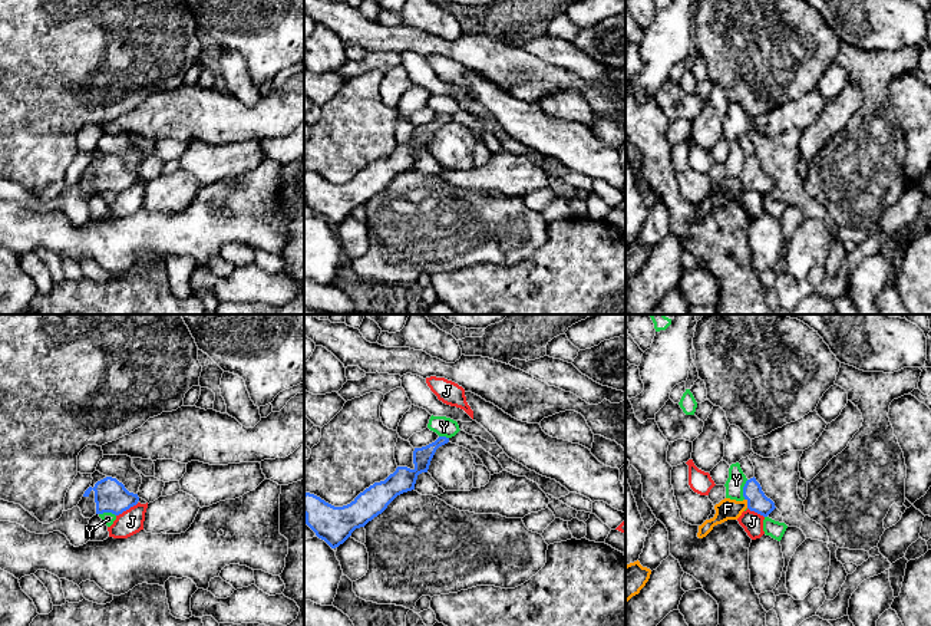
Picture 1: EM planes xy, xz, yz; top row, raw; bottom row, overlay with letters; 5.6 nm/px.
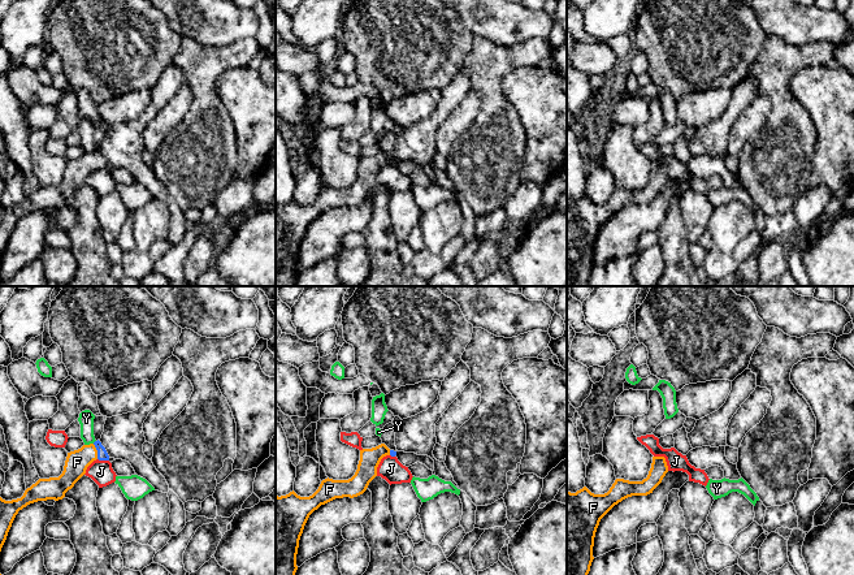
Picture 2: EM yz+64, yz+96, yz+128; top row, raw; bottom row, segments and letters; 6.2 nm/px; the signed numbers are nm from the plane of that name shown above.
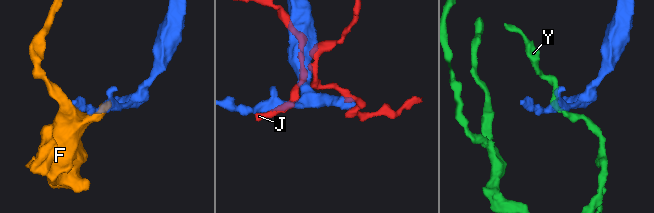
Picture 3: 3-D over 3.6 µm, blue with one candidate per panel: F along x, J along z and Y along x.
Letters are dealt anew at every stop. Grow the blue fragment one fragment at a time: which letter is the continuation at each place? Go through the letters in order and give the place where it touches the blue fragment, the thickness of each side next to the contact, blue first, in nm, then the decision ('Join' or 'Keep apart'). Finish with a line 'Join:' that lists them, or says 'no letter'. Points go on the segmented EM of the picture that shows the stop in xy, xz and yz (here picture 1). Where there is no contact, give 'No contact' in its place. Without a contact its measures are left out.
F: Touches blue at yz (748, 503). Thickness 110 nm (blue) against 120 nm. Join
J: Touches blue at xy (126, 508). Thickness 190 nm (blue) against 140 nm. Keep apart
Y: Touches blue at yz (743, 490). Thickness 110 nm (blue) against 100 nm. Keep apart
Join: F

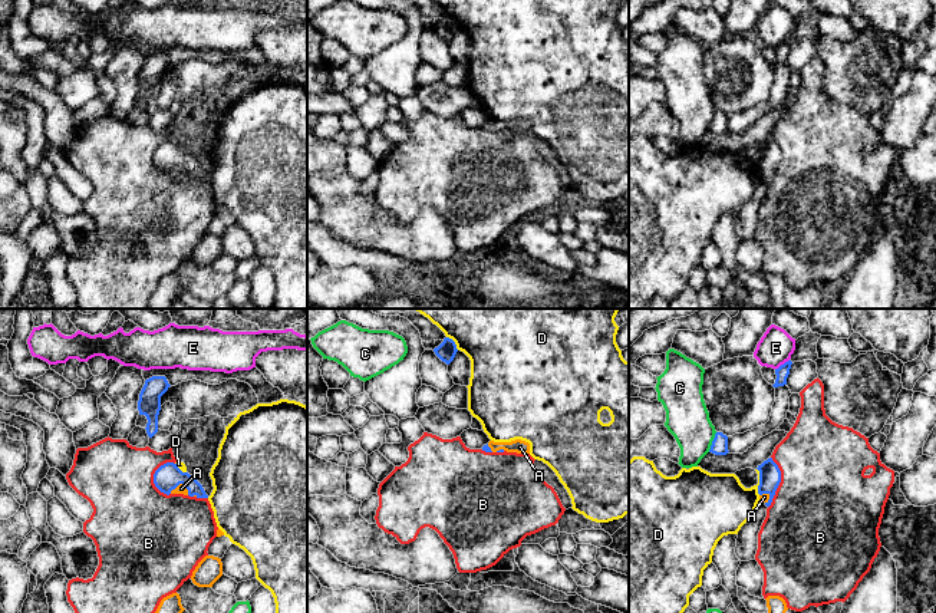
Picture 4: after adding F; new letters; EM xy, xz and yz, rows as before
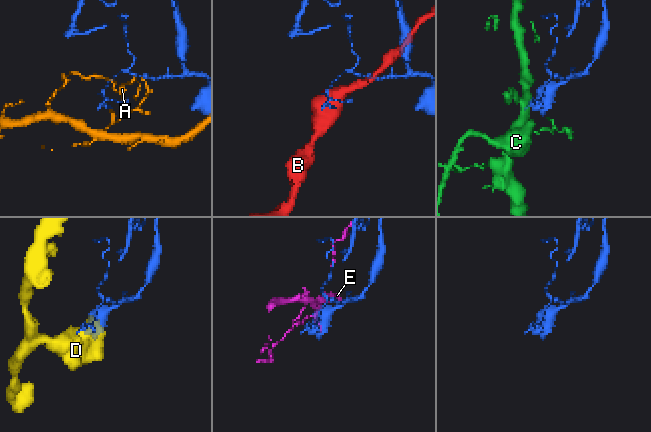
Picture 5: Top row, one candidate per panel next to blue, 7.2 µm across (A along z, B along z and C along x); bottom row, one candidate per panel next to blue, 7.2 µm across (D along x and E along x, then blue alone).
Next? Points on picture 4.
A: Touches blue at xy (178, 484). Thickness 150 nm (blue) against 50 nm. Keep apart
B: Touches blue at xy (154, 477). Thickness 150 nm (blue) against 420 nm. Keep apart
C: Touches blue at yz (712, 442). Thickness 100 nm (blue) against 240 nm. Keep apart
D: Touches blue at yz (760, 481). Thickness 130 nm (blue) against 320 nm. Keep apart
E: Touches blue at yz (781, 365). Thickness 70 nm (blue) against 190 nm. Keep apart
Join: no letter

